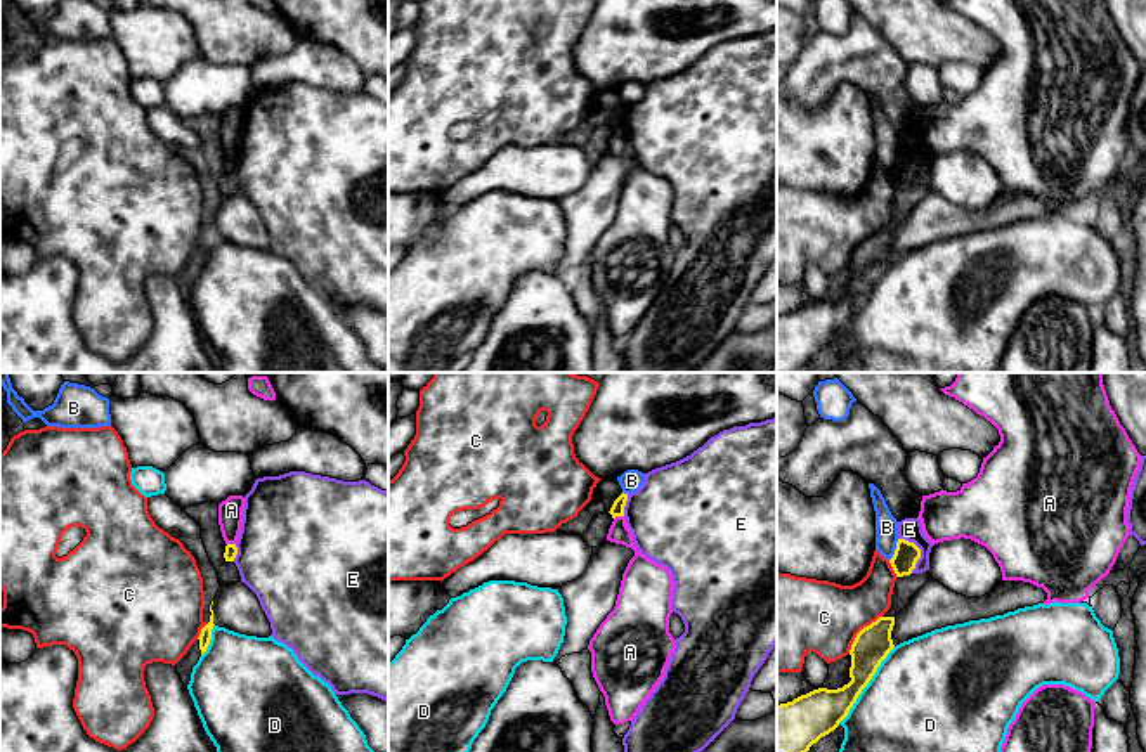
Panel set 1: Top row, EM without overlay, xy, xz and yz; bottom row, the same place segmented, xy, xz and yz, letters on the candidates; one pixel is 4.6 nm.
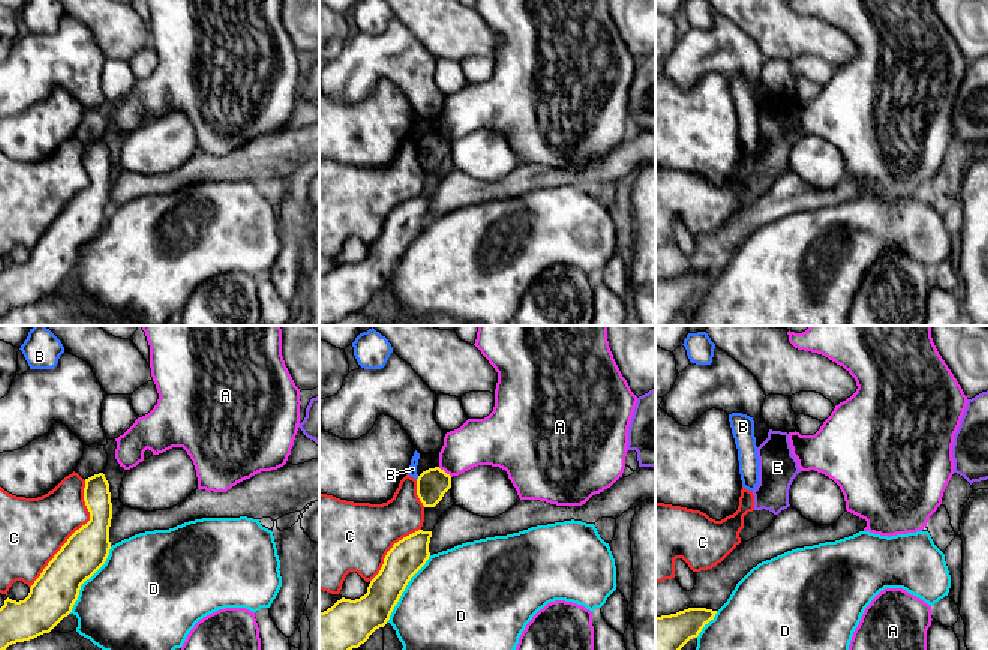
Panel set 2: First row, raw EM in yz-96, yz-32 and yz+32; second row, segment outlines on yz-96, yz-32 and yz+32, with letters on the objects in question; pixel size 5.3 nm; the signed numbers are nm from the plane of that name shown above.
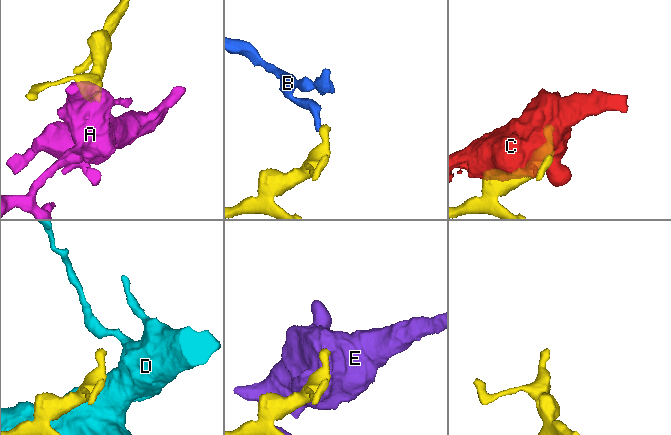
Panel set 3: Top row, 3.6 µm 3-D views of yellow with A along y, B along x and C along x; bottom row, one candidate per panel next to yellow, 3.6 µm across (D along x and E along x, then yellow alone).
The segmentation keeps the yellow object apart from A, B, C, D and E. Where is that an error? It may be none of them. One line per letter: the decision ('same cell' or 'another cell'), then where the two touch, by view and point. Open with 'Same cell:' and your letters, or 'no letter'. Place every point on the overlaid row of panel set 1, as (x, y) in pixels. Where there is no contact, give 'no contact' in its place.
Same cell: no letter
A: another cell; contact xz (618, 515)
B: another cell; contact yz (895, 550)
C: another cell; contact yz (860, 631)
D: another cell; contact yz (867, 683)
E: another cell; contact yz (919, 551)

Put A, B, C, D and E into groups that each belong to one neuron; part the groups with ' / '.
A / B / C / D / E

